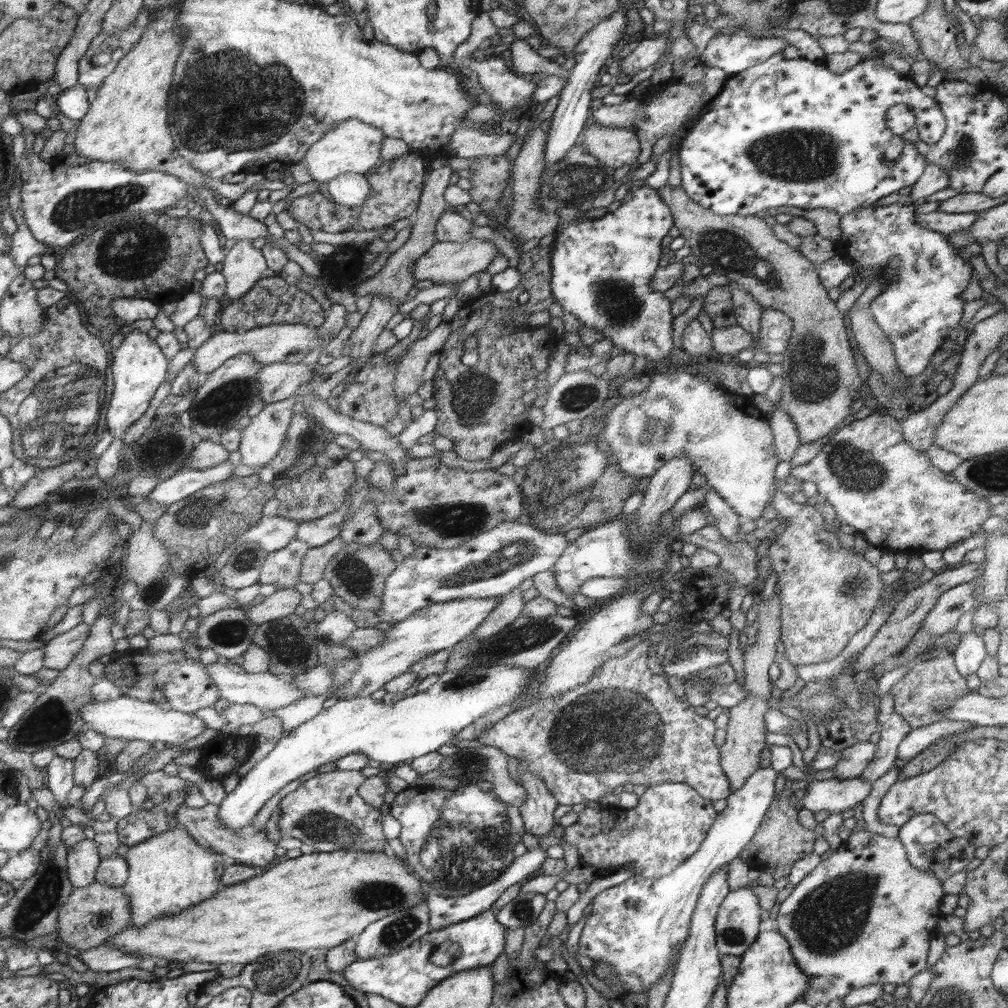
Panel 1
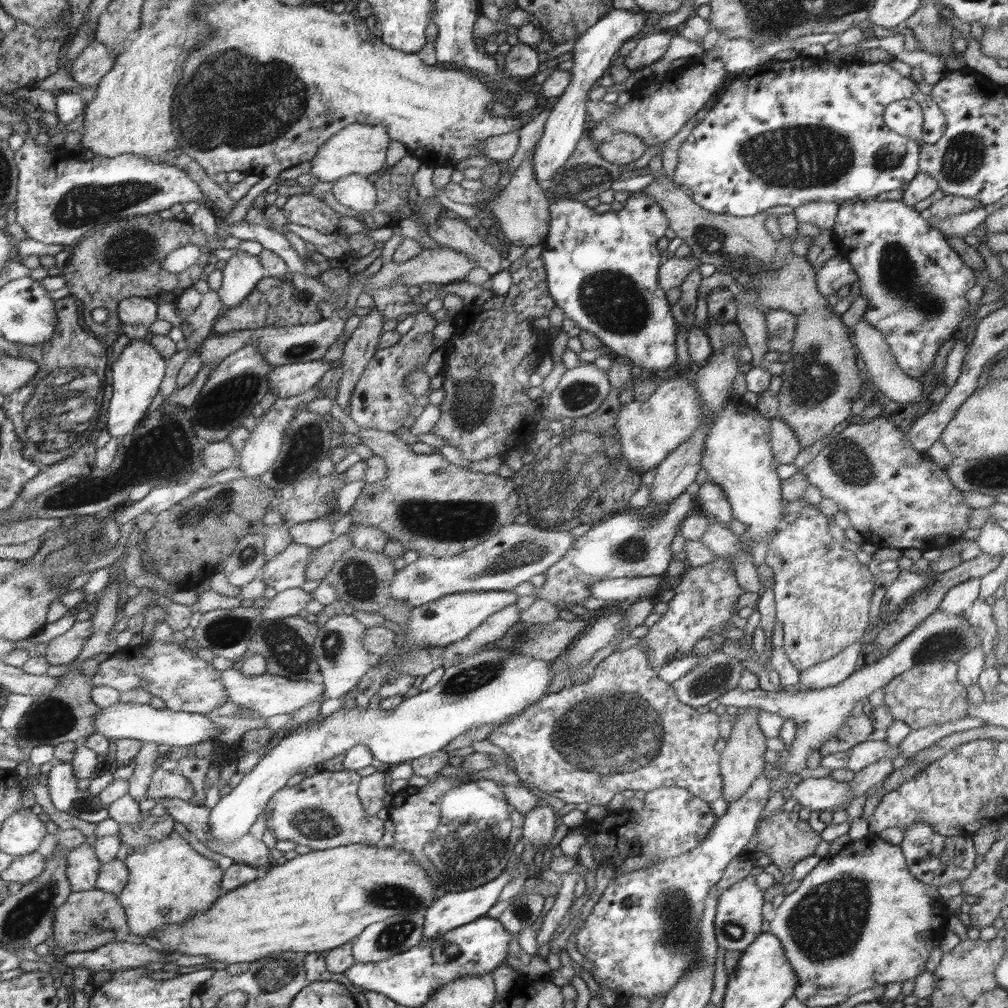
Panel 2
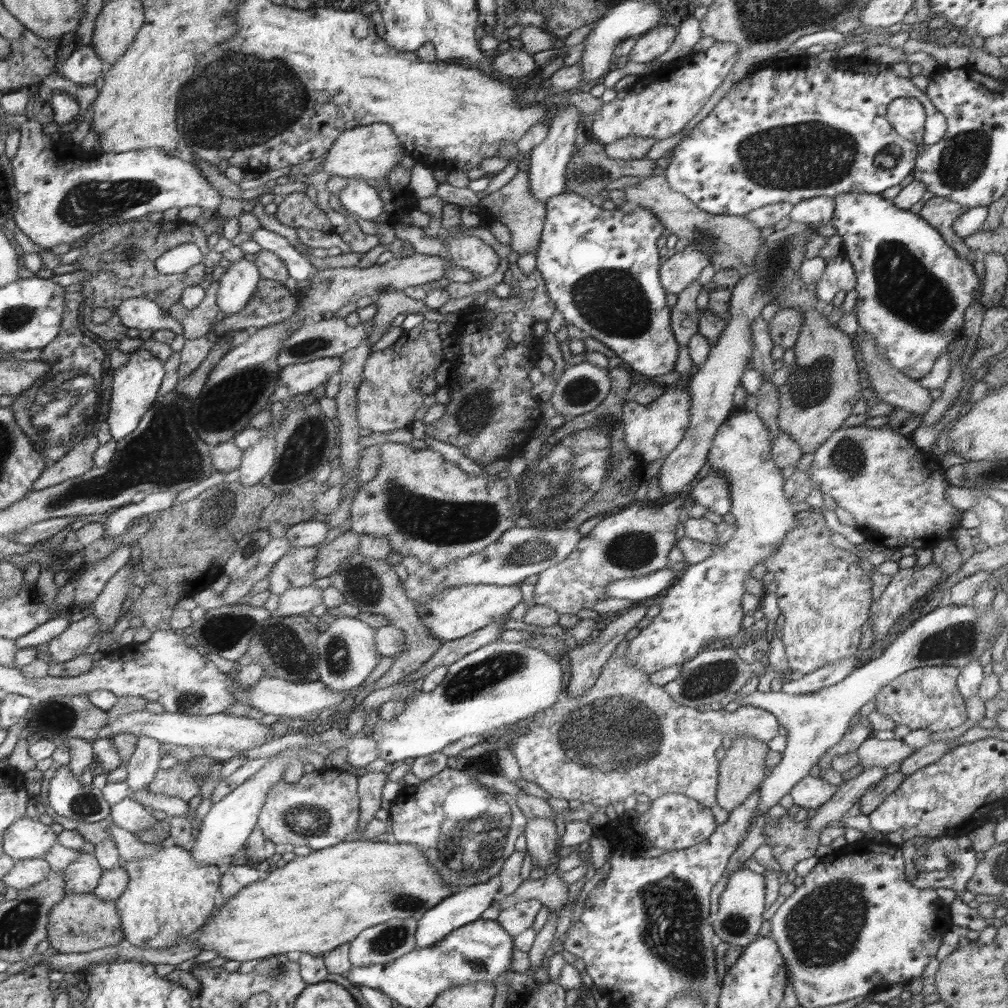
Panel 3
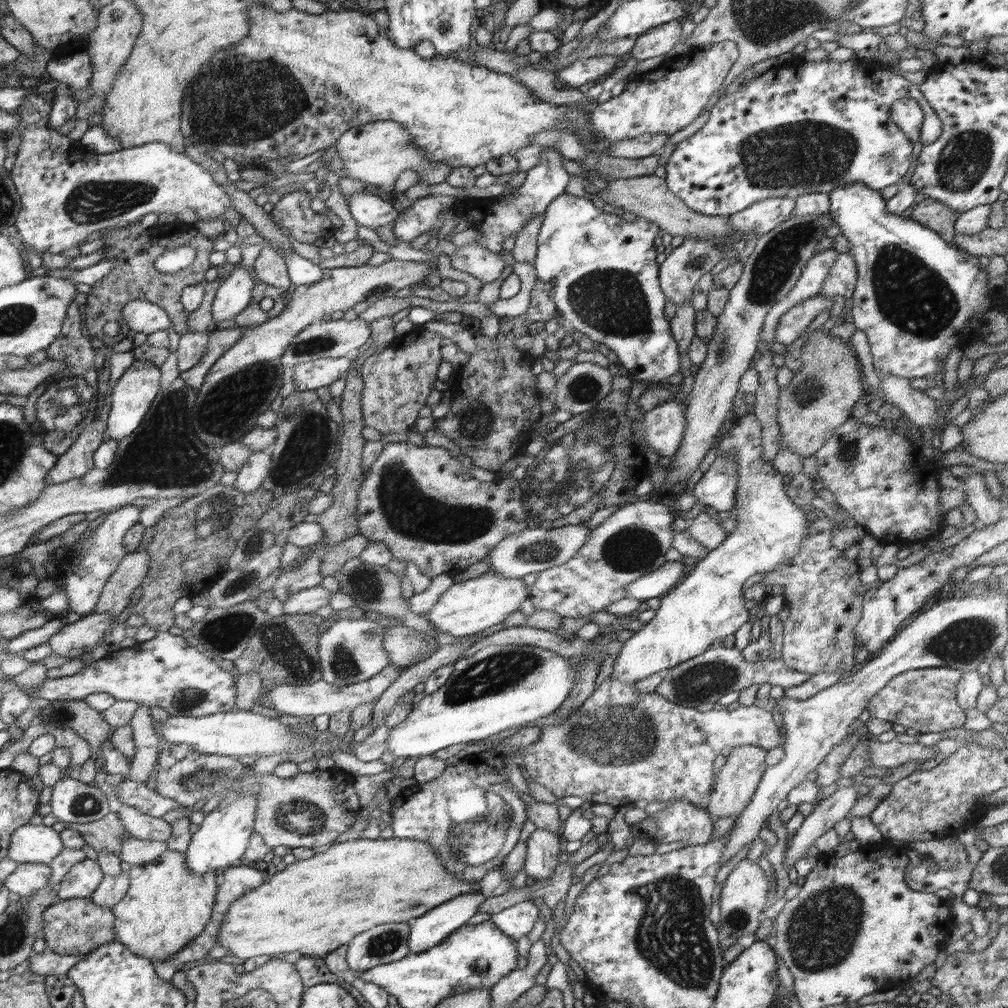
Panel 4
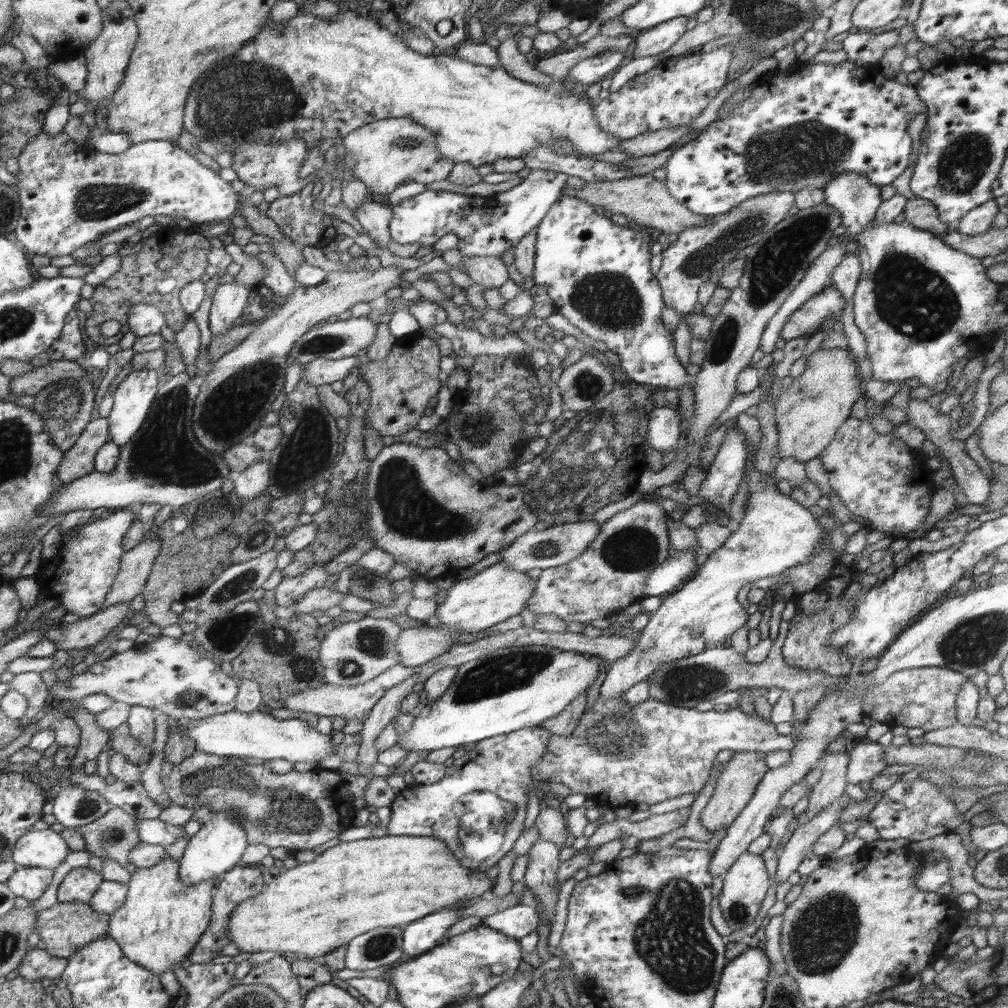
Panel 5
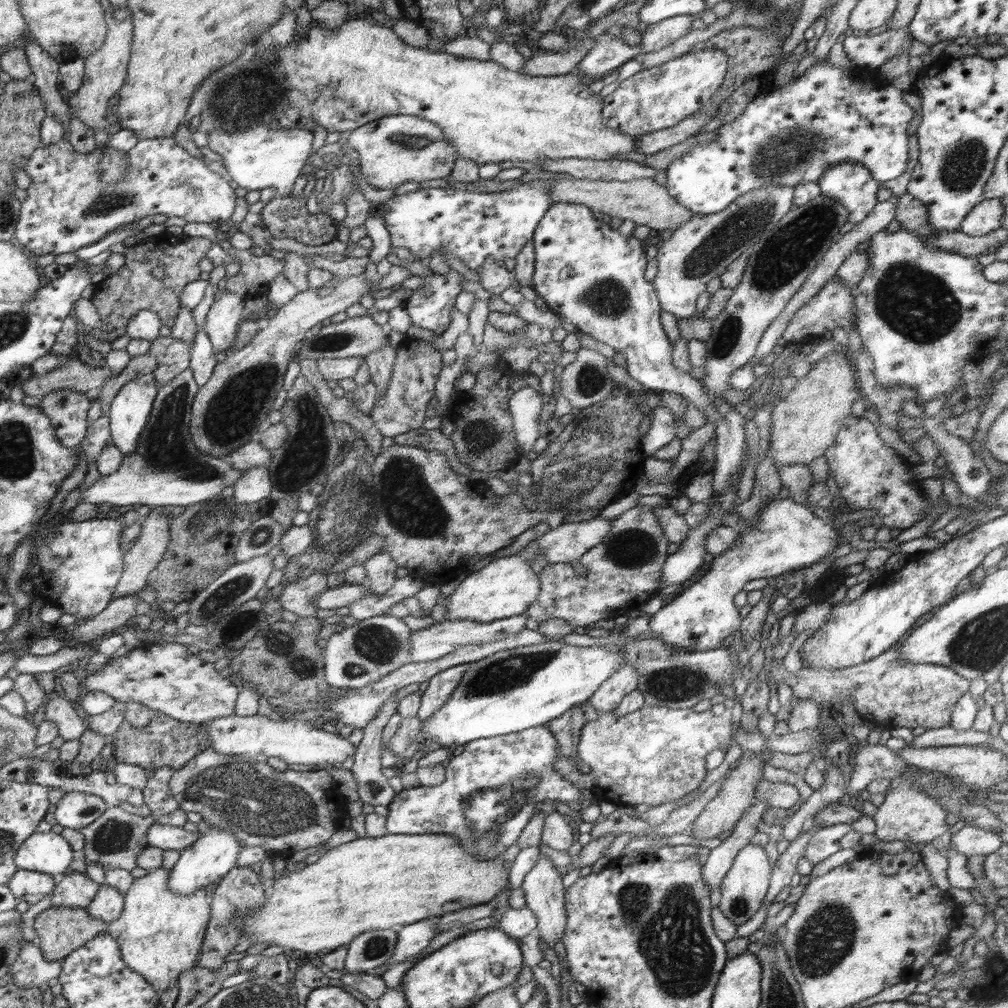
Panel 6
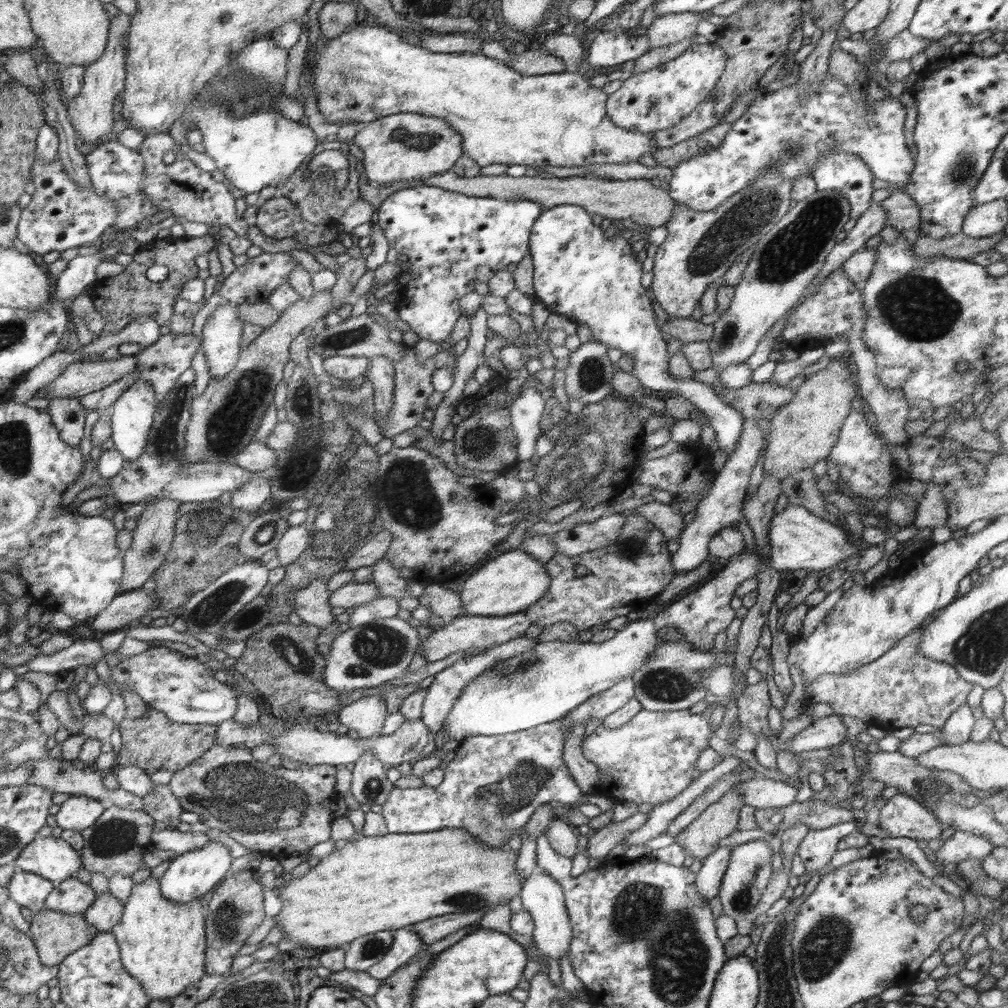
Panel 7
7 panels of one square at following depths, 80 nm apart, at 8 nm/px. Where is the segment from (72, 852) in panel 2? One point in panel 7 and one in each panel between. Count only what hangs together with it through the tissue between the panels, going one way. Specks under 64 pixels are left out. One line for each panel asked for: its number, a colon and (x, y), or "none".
3: (82, 876)
4: (82, 880)
5: (79, 885)
6: (74, 891)
7: (74, 896)

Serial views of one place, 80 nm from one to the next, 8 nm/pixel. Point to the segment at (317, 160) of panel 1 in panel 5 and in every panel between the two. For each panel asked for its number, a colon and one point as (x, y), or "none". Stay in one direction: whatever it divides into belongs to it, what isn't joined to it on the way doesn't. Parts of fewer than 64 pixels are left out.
2: (361, 149)
3: (371, 152)
4: (377, 153)
5: (391, 150)

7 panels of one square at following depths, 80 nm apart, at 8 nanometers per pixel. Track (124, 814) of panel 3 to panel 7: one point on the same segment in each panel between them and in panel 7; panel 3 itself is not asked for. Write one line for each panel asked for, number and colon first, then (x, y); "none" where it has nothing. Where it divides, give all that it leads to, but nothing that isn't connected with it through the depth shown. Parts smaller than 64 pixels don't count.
4: (144, 827)
5: (151, 831)
6: (167, 838)
7: (169, 839)

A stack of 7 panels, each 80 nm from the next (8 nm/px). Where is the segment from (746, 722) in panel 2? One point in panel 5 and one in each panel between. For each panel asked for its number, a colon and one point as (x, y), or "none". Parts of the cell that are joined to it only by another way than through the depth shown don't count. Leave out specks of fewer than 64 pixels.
3: (743, 770)
4: (738, 779)
5: (735, 786)

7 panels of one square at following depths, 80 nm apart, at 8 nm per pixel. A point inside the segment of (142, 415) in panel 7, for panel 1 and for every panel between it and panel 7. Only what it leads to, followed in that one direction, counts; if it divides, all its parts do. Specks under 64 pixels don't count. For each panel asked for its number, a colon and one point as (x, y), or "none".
1: (138, 366)
2: (137, 373)
3: (136, 384)
4: (133, 393)
5: (133, 397)
6: (128, 413)

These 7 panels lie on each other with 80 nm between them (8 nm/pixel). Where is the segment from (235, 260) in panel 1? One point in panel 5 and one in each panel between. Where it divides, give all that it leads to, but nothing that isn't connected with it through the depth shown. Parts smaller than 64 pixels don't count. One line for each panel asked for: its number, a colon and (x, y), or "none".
2: (243, 271)
3: (239, 281)
4: (235, 293)
5: (229, 300)

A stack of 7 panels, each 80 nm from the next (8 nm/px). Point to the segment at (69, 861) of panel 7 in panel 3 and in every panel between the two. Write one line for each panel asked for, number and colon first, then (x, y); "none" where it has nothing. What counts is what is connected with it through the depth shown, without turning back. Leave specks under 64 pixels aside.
3: (26, 839)
4: (32, 844)
5: (38, 848)
6: (50, 853)

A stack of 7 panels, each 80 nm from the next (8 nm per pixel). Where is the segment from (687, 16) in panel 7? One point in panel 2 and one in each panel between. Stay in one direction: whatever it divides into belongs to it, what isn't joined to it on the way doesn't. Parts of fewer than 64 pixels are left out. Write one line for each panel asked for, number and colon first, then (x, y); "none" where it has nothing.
2: (652, 47)
3: (654, 42)
4: (659, 40)
5: (651, 42)
6: (663, 33)

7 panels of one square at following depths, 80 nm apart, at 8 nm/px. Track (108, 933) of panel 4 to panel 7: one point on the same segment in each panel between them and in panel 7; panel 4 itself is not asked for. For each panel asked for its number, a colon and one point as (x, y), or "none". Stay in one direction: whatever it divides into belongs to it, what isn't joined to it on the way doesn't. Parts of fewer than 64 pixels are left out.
5: (67, 927)
6: (60, 931)
7: (56, 934)

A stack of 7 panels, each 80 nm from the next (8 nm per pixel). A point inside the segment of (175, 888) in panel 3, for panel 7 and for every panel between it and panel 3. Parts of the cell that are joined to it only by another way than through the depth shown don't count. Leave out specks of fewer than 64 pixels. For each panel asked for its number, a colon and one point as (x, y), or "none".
4: (166, 906)
5: (162, 919)
6: (160, 934)
7: (163, 944)

